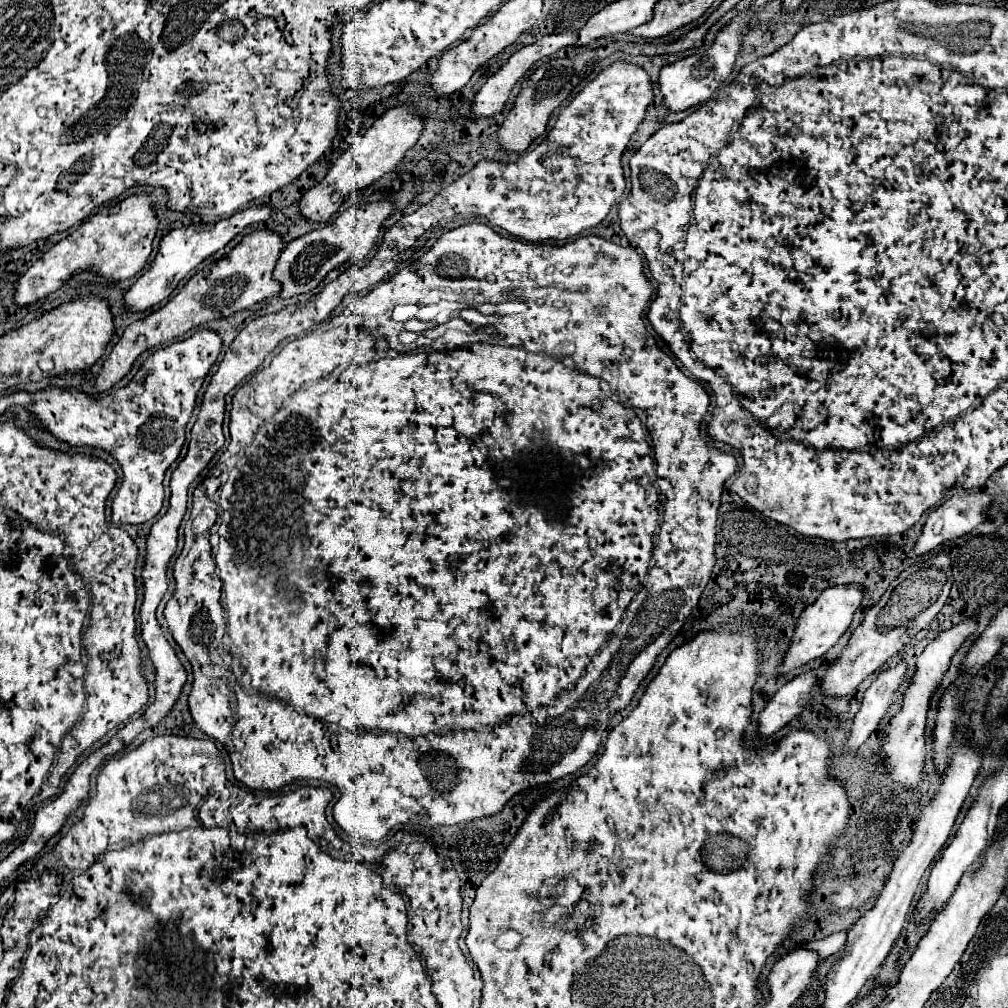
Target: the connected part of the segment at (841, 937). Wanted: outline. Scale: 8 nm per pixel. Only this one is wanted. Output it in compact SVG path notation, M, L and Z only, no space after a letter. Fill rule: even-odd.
M841 931L833 933L832 935L818 941L809 941L809 943L805 943L803 947L819 951L821 957L829 957L829 955L833 955L833 953L837 953L837 951L844 949L846 940L847 932Z

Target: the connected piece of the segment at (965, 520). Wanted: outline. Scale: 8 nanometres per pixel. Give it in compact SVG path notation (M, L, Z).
M981 491L981 493L967 493L967 495L953 495L949 501L945 501L943 505L939 505L937 509L933 509L925 521L923 533L915 543L915 549L909 553L913 555L927 555L935 549L939 549L943 543L949 543L961 535L971 533L977 525L981 525L987 519L987 511L995 505L995 497Z

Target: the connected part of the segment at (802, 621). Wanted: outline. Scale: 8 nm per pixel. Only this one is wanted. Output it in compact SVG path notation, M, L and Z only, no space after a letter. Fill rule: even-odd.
M849 583L849 585L833 585L833 587L827 587L813 605L809 605L801 617L799 617L799 623L797 623L797 629L795 629L795 635L791 639L791 647L785 655L785 663L781 667L783 673L789 673L793 671L795 667L801 667L821 655L825 655L835 643L837 639L849 629L851 625L851 619L853 619L853 613L857 611L857 607L861 605L863 601L863 593L865 593L865 587L863 585L857 585L857 583Z

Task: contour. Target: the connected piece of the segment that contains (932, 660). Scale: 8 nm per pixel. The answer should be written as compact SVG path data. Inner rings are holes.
M963 621L957 627L943 631L919 655L919 659L917 659L917 673L913 677L913 685L909 687L909 691L905 695L903 709L891 719L889 727L885 729L887 739L883 743L883 751L885 751L885 759L887 759L887 765L889 765L891 775L893 775L893 783L903 785L907 789L913 789L917 785L919 775L921 775L921 767L925 763L925 737L923 737L923 729L925 729L925 713L927 713L927 707L929 707L929 697L935 691L935 687L941 683L941 677L947 671L951 657L955 655L959 645L973 631L975 631L975 623L973 621Z

